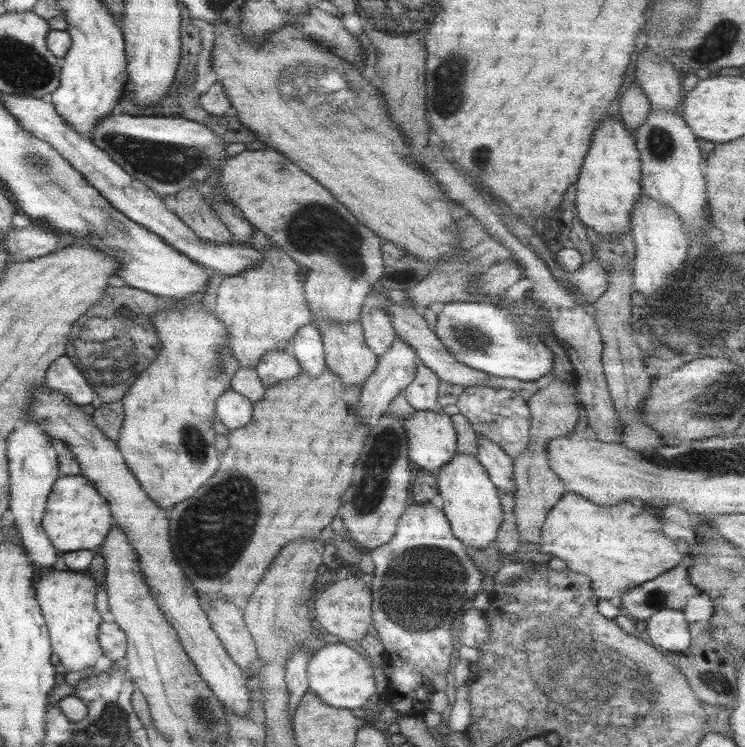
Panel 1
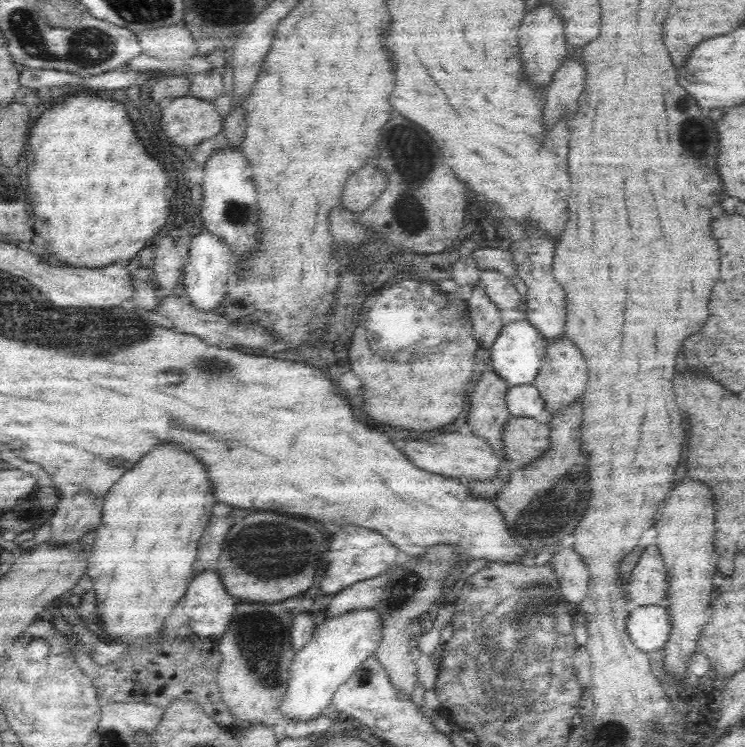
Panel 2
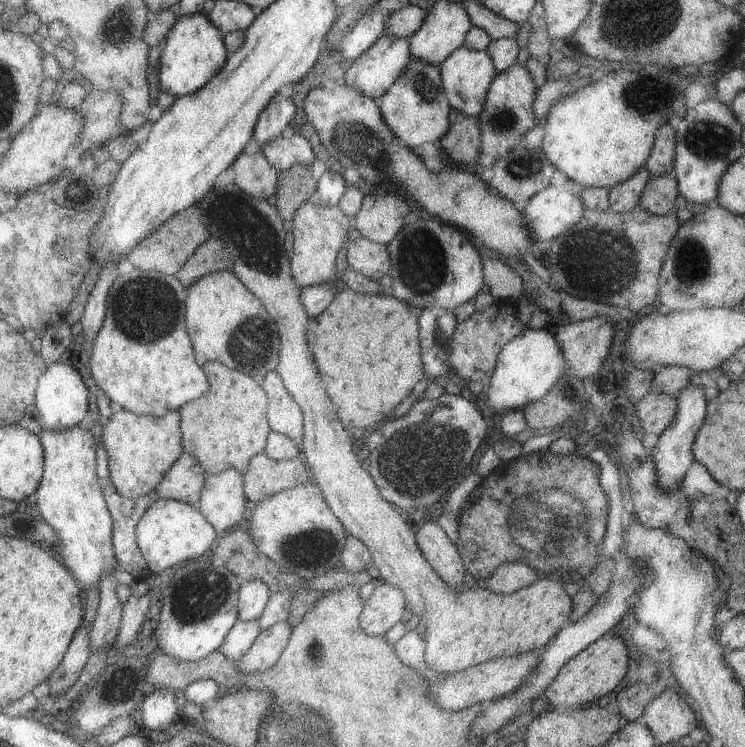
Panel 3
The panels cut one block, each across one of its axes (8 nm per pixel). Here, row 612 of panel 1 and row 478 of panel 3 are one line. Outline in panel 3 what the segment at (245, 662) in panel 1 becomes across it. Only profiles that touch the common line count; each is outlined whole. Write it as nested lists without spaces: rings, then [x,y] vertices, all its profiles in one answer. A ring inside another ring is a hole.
[[[223,470],[209,476],[195,506],[217,534],[237,528],[237,522],[247,518],[249,512],[249,502],[243,494],[243,474],[239,470]]]

